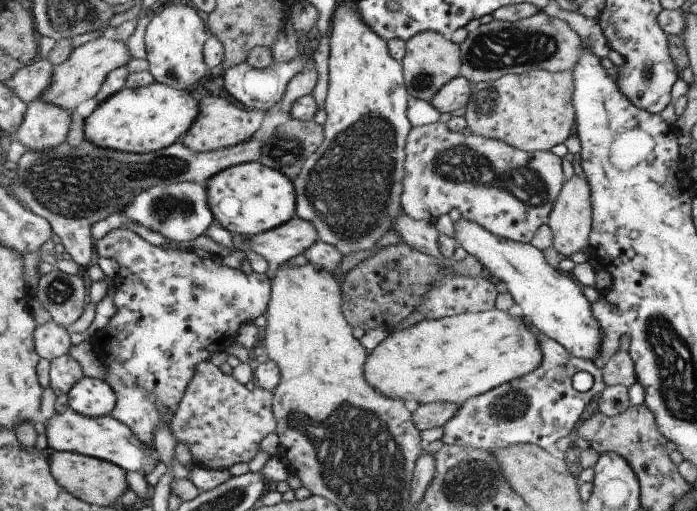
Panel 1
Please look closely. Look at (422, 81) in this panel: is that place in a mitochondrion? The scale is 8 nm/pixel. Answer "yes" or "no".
yes

